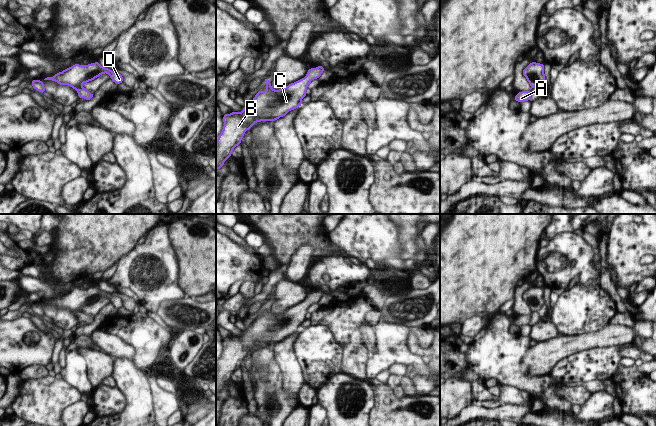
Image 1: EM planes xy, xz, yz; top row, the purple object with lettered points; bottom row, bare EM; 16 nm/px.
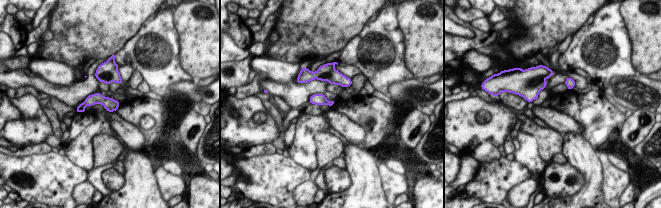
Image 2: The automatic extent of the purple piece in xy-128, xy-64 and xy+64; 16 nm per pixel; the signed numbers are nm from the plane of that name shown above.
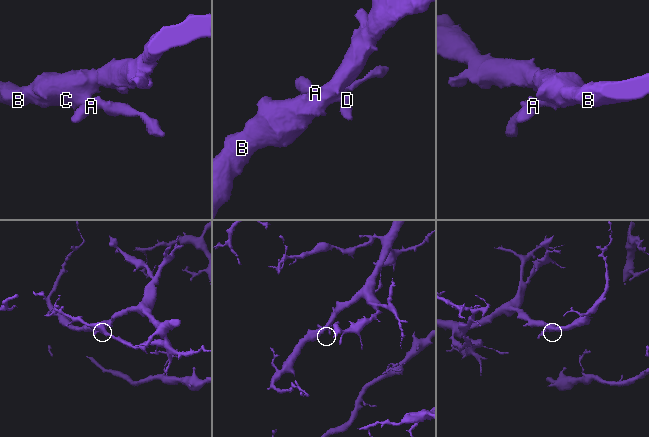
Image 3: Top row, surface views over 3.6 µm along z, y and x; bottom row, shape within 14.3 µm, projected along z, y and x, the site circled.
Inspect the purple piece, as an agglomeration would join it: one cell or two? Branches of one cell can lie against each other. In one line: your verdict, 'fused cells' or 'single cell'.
single cell

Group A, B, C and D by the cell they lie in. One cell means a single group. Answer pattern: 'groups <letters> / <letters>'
groups A B C D

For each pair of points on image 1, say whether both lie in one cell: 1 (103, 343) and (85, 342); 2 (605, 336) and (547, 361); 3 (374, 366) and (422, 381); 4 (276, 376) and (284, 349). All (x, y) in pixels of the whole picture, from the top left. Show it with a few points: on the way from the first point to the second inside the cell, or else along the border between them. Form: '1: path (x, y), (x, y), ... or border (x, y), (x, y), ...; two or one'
1: border (90, 337), (96, 344); two
2: path (591, 340), (561, 347); one
3: border (418, 374), (425, 375), (429, 379); two
4: border (275, 358), (283, 373), (283, 386), (285, 388); two

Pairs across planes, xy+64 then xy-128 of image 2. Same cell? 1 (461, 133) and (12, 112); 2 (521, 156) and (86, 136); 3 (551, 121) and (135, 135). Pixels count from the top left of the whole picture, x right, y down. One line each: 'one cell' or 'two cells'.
1: two cells
2: one cell
3: one cell

